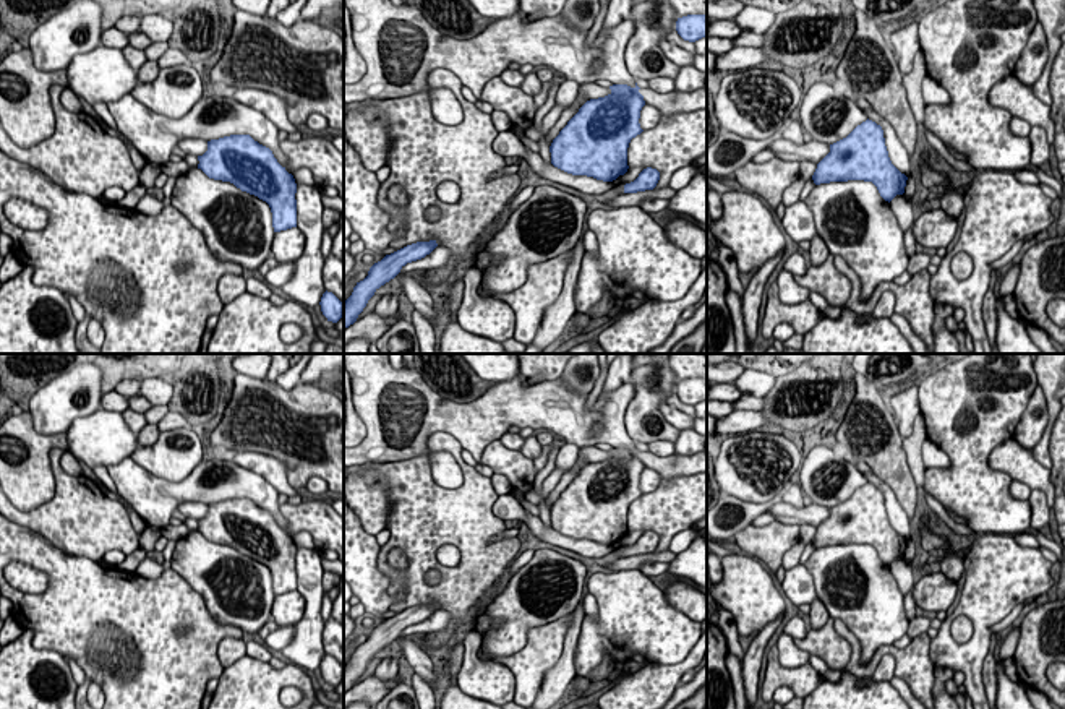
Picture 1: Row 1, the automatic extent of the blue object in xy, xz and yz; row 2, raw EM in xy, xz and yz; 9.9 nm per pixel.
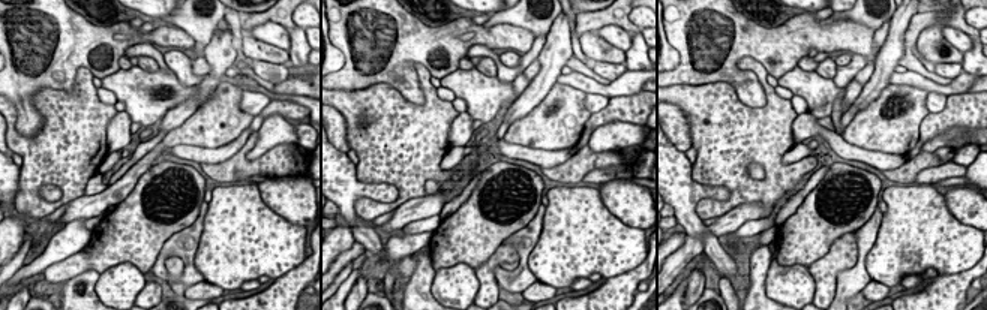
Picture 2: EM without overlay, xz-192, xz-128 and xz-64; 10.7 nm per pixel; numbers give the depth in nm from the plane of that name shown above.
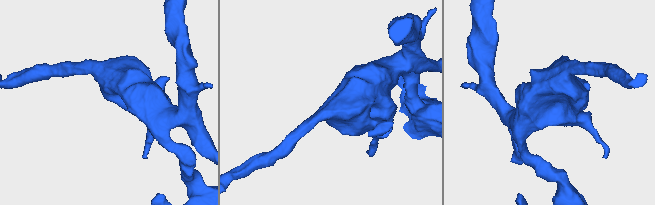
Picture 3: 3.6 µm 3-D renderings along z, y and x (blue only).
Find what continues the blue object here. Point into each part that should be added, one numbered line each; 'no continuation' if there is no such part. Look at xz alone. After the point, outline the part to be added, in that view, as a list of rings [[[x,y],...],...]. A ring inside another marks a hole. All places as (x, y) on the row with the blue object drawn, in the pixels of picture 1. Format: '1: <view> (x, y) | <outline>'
no continuation

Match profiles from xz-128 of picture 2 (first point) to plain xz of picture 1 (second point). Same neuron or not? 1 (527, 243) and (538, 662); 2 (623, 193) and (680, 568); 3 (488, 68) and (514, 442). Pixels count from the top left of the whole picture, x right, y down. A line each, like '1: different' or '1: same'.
1: different
2: different
3: different

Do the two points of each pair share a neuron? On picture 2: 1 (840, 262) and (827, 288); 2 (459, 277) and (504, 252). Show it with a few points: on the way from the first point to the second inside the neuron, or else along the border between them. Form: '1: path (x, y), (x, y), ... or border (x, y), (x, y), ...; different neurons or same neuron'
1: path (834, 268), (827, 276), (827, 282); same neuron
2: border (474, 270), (479, 279), (477, 294); different neurons

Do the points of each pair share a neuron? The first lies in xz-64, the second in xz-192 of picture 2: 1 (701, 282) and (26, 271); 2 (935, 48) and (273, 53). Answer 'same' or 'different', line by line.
1: different
2: same

